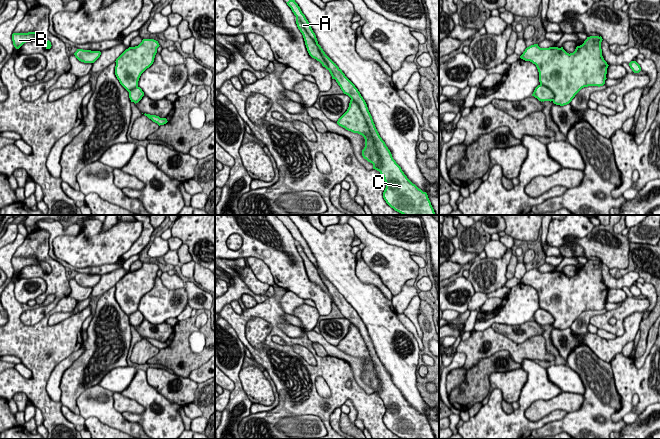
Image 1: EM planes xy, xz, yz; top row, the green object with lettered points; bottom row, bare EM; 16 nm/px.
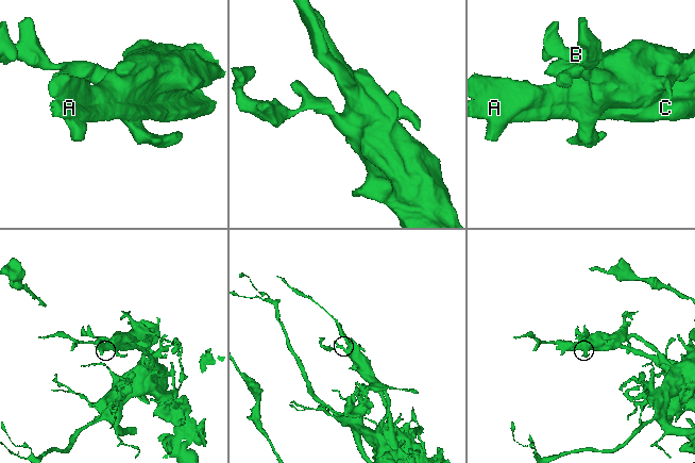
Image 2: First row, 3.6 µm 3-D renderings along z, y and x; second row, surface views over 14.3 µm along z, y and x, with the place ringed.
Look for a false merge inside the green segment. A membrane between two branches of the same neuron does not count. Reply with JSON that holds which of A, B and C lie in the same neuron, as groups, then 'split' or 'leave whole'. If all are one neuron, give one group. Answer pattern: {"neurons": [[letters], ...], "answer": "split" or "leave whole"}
{"neurons": [["A", "B"], ["C"]], "answer": "split"}

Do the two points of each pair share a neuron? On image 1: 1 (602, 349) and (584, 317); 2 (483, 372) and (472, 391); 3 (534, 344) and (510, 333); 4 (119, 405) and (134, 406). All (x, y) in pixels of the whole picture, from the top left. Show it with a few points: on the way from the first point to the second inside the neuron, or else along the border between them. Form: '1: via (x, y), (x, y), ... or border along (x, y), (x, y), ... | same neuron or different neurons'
1: border along (569, 327), (580, 339), (588, 332) | different neurons
2: via (478, 377), (477, 386) | same neuron
3: border along (502, 334), (515, 342), (541, 335) | different neurons
4: via (123, 405), (130, 405) | same neuron

